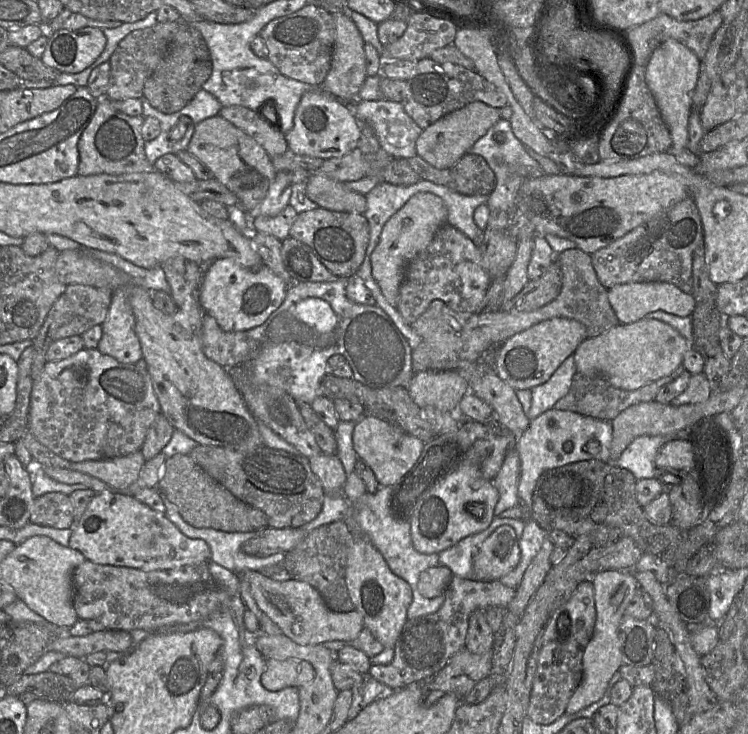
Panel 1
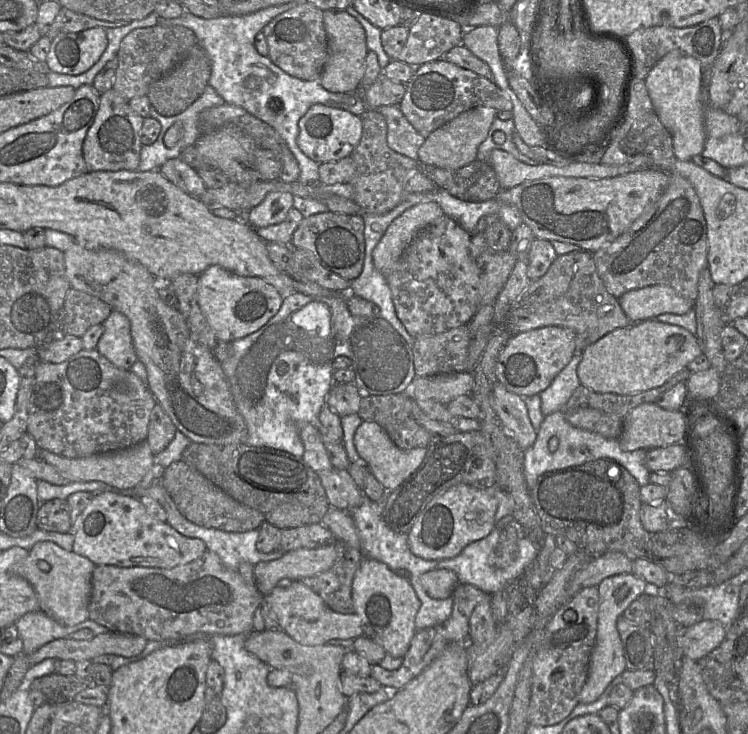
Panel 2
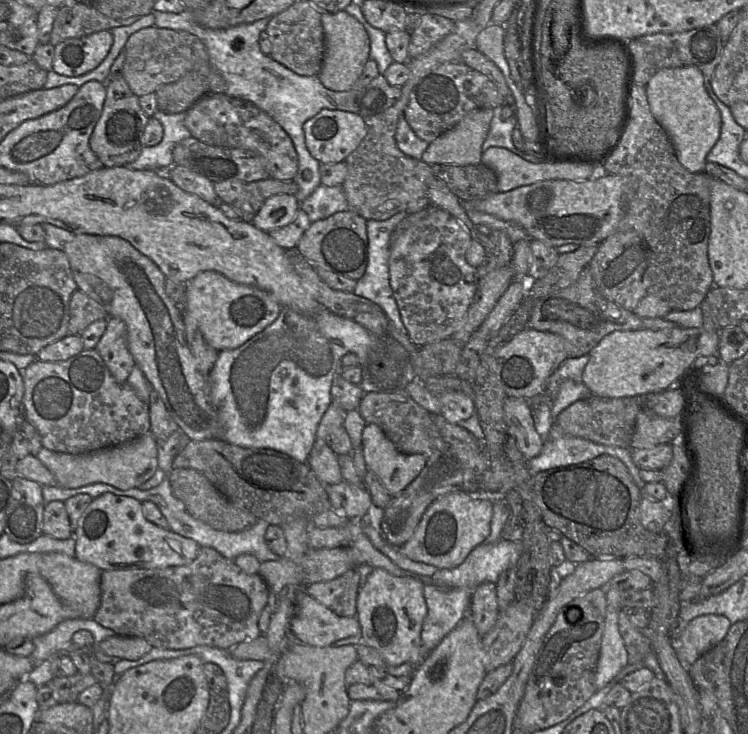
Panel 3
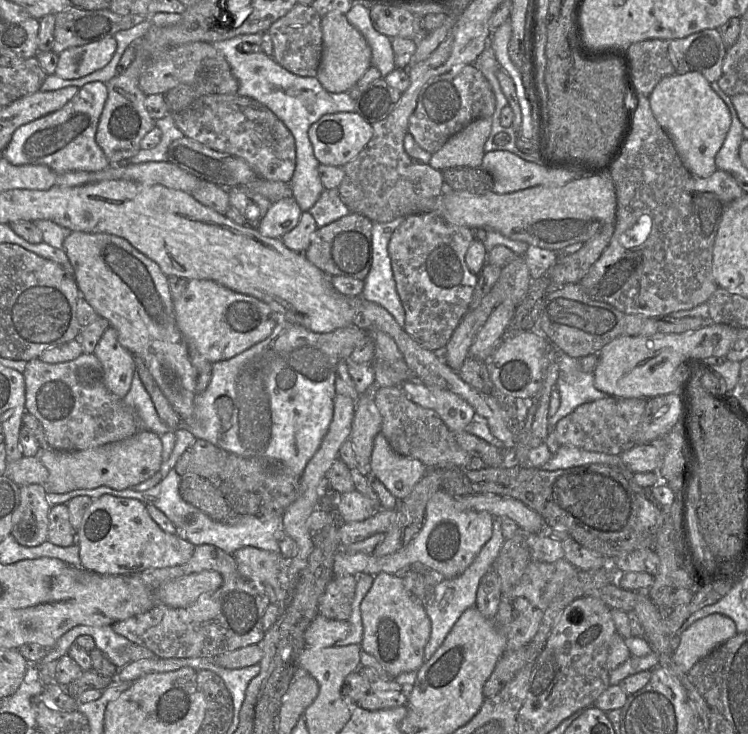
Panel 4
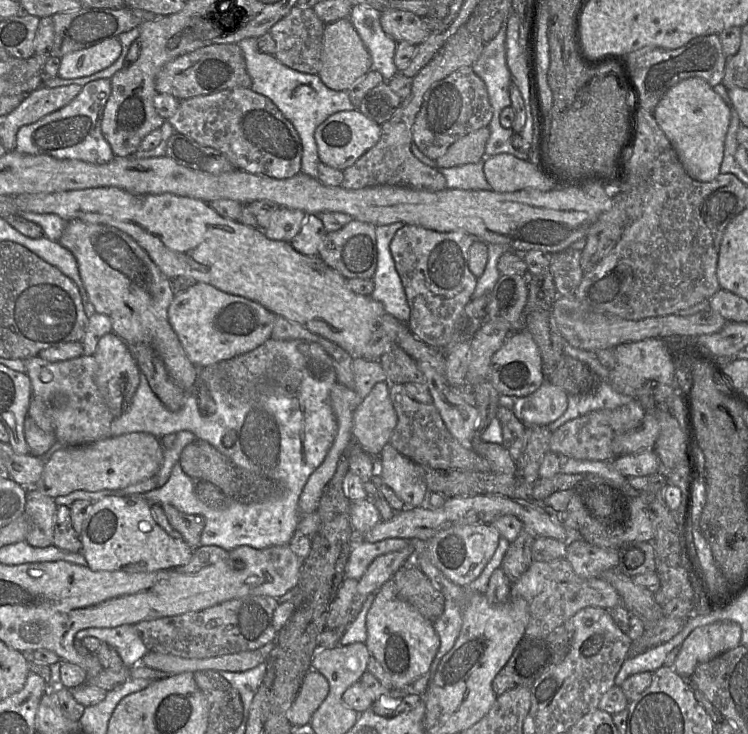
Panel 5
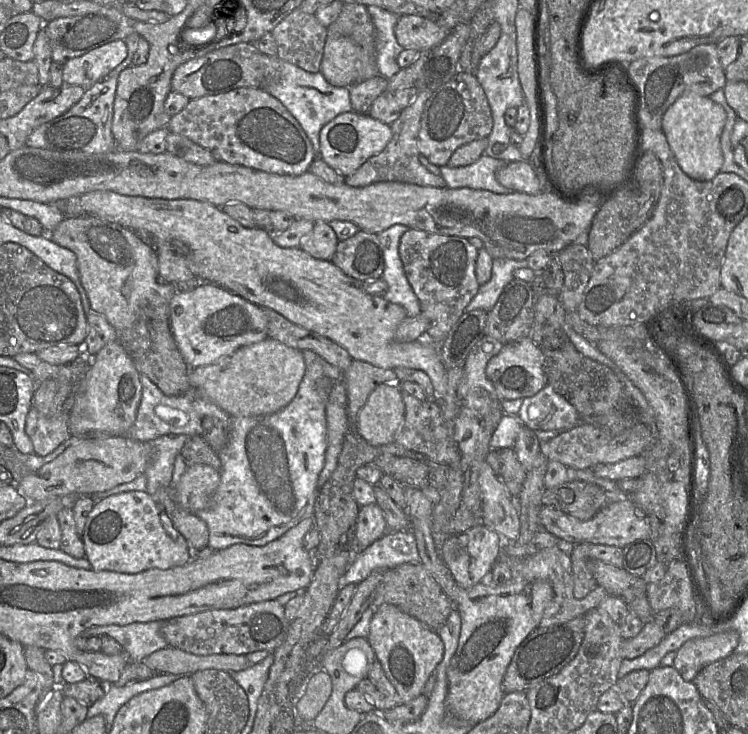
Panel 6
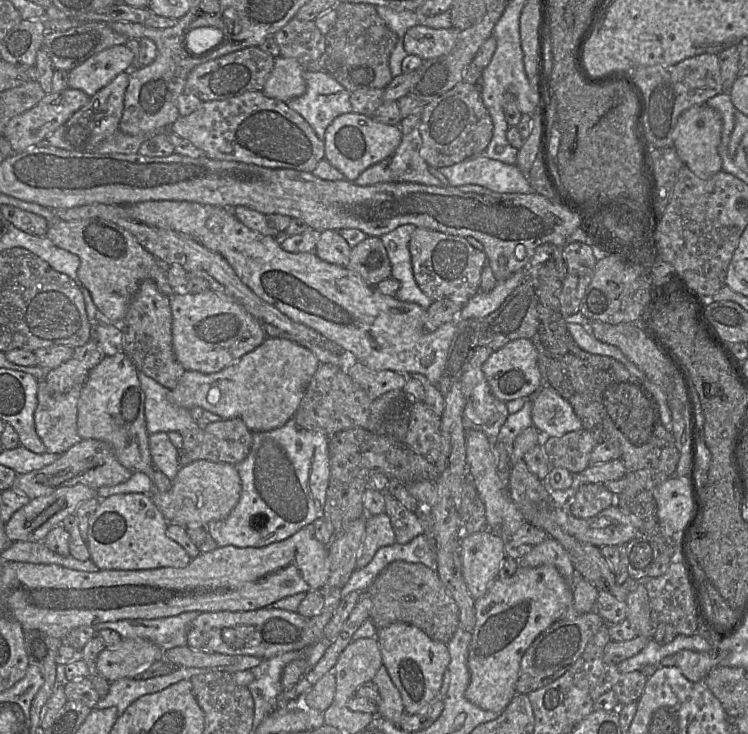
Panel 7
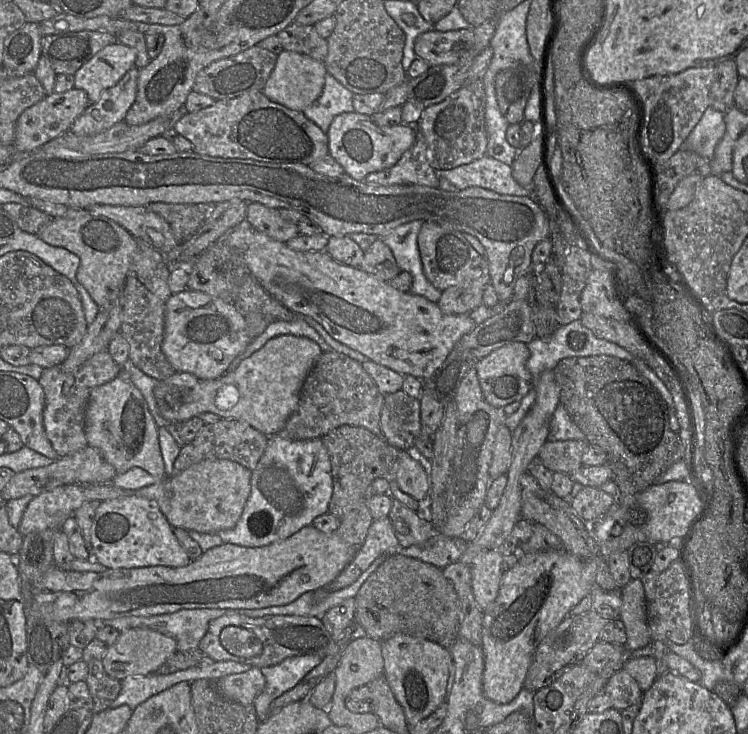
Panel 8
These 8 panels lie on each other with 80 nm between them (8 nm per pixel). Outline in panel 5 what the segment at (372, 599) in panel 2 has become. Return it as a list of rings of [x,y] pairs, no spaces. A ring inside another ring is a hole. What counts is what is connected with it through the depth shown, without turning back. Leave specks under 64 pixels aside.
[[[393,579],[387,581],[374,595],[366,617],[367,648],[390,676],[397,690],[404,690],[428,673],[438,652],[440,639],[433,623],[396,594]]]

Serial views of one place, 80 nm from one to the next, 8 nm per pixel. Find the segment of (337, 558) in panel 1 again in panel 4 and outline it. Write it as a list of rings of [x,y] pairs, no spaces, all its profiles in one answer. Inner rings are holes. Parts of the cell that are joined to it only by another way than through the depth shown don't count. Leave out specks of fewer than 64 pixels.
[[[358,575],[333,578],[319,603],[319,613],[332,620],[349,620],[355,598]]]

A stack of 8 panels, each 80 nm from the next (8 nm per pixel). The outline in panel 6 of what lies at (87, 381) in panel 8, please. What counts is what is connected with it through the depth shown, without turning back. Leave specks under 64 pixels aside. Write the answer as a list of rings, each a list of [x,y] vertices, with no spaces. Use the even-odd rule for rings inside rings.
[[[32,406],[27,415],[25,432],[33,444],[36,455],[46,456],[71,438],[69,415],[67,411],[58,417],[47,418]]]

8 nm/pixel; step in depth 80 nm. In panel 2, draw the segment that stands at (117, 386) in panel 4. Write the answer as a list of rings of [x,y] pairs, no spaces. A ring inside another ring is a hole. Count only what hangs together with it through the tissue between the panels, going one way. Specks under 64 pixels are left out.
[[[112,310],[102,325],[103,334],[96,350],[116,367],[130,370],[138,360],[130,320],[121,312]]]

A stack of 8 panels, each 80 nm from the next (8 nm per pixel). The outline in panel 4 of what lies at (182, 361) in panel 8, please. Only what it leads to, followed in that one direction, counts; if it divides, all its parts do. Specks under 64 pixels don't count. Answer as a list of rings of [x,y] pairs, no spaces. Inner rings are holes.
[[[200,279],[189,280],[188,286],[184,291],[184,293],[179,298],[174,300],[174,311],[175,311],[177,326],[186,344],[188,345],[188,348],[191,351],[199,353],[204,359],[206,359],[212,364],[218,361],[230,359],[240,354],[241,352],[247,350],[248,348],[252,347],[253,345],[257,344],[258,342],[264,340],[265,338],[267,338],[272,333],[277,323],[279,323],[279,317],[280,317],[276,312],[274,312],[270,308],[268,304],[253,296],[234,292],[212,280],[200,280]]]

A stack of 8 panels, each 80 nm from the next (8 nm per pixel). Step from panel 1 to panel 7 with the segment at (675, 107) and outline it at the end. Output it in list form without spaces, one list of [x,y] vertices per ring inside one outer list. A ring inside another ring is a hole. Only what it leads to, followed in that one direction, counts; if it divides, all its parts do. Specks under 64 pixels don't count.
[[[706,104],[691,107],[678,119],[673,131],[673,145],[678,156],[697,177],[708,179],[722,170],[719,144],[722,137],[722,119],[719,112]]]

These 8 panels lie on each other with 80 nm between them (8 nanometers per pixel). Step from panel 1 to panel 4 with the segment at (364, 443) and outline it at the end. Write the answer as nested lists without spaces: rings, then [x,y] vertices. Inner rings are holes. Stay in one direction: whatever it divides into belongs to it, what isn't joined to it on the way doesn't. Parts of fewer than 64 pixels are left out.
[[[382,431],[374,439],[369,468],[398,500],[411,493],[428,469],[421,461],[397,453]]]

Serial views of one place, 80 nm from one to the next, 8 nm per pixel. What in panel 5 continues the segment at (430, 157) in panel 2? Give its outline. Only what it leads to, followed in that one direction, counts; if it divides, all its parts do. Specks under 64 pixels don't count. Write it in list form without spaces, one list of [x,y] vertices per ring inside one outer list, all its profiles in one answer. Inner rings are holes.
[[[488,126],[460,138],[447,149],[443,156],[436,160],[437,168],[451,168],[478,163],[483,158],[489,136]]]

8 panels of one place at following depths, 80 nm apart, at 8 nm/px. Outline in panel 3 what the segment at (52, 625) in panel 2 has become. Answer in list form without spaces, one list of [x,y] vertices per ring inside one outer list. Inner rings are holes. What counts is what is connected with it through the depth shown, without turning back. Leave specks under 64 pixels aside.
[[[69,619],[59,623],[49,633],[36,637],[32,640],[34,651],[30,659],[35,666],[45,660],[61,653],[72,651],[72,636],[80,630],[86,630],[93,634],[95,644],[99,644],[104,639],[116,635],[111,629],[101,626],[94,619]]]

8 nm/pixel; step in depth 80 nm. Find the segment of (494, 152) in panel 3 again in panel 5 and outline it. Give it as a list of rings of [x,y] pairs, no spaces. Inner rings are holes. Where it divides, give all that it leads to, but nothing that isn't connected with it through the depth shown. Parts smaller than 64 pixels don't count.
[[[507,153],[487,158],[483,171],[494,192],[549,191],[555,188],[553,181],[543,176],[536,164]]]

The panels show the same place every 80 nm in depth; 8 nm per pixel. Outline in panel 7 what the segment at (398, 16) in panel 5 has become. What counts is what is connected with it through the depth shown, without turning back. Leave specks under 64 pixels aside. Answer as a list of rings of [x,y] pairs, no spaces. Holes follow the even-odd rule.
[[[420,23],[405,33],[403,46],[407,54],[419,56],[422,60],[437,58],[448,54],[454,48],[460,31],[462,30],[453,27],[433,29]]]

